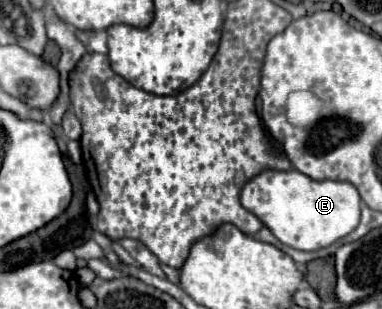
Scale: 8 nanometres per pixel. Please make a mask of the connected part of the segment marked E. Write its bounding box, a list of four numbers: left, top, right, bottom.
[241,169,361,251]

